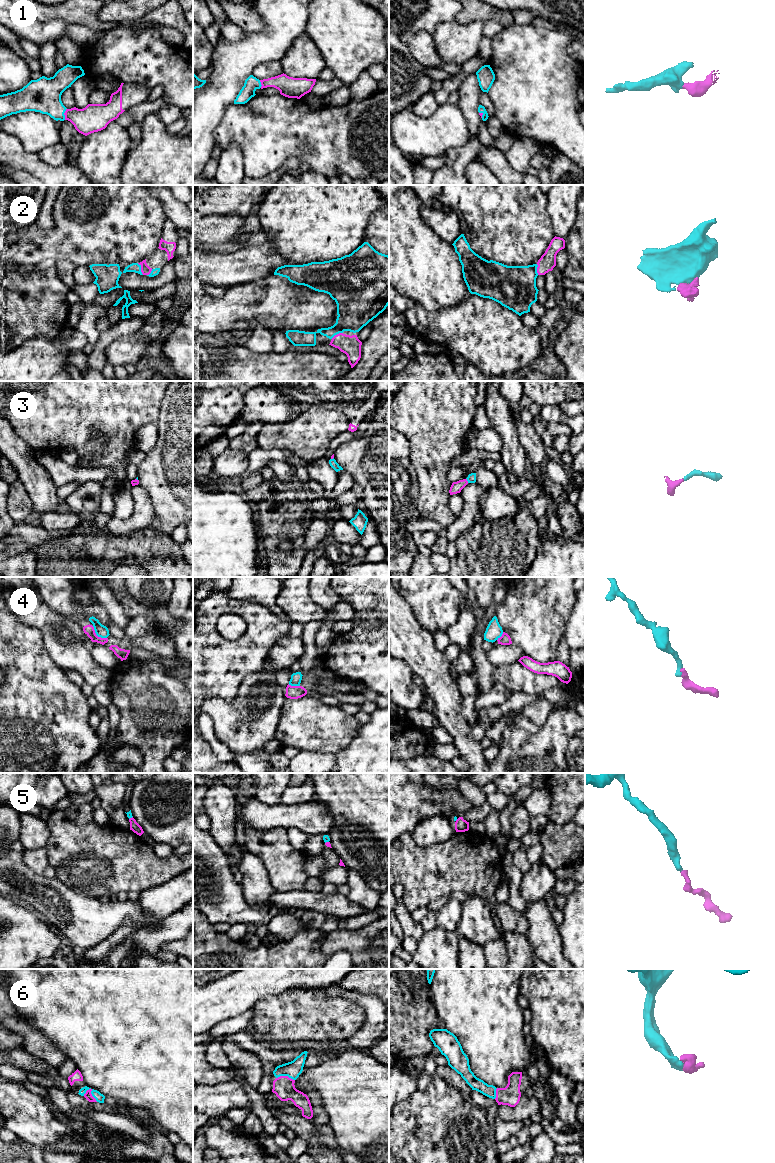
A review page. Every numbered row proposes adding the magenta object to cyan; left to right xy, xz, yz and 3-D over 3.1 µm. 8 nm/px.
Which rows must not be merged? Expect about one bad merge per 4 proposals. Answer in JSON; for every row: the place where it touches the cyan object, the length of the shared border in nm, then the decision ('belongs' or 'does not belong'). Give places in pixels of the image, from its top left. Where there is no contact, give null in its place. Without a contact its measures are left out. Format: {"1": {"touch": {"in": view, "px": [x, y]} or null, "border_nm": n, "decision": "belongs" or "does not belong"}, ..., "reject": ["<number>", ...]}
{"1": {"touch": {"in": "xy", "px": [63, 114]}, "border_nm": 100, "decision": "belongs"}, "2": {"touch": {"in": "xy", "px": [140, 269]}, "border_nm": 110, "decision": "belongs"}, "3": {"touch": {"in": "yz", "px": [467, 480]}, "border_nm": 40, "decision": "belongs"}, "4": {"touch": {"in": "xy", "px": [97, 635]}, "border_nm": 160, "decision": "does not belong"}, "5": {"touch": {"in": "xy", "px": [130, 817]}, "border_nm": 40, "decision": "belongs"}, "6": {"touch": {"in": "xy", "px": [91, 1092]}, "border_nm": 130, "decision": "belongs"}, "reject": ["4"]}

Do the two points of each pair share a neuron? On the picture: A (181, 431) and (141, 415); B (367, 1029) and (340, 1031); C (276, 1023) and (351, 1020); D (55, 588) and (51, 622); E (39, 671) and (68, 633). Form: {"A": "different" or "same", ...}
{"A": "different", "B": "different", "C": "same", "D": "different", "E": "different"}

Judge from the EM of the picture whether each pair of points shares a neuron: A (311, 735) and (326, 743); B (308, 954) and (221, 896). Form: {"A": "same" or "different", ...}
{"A": "same", "B": "different"}

